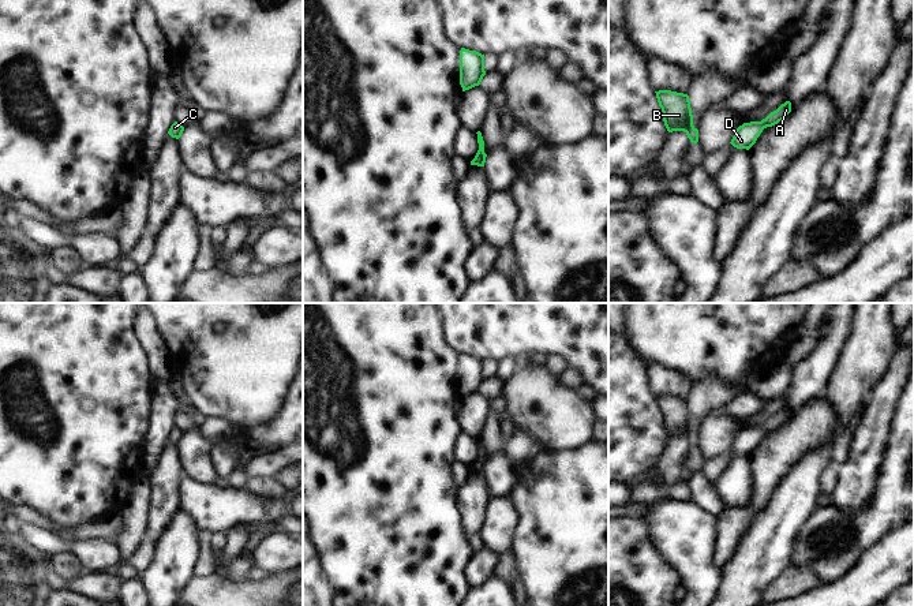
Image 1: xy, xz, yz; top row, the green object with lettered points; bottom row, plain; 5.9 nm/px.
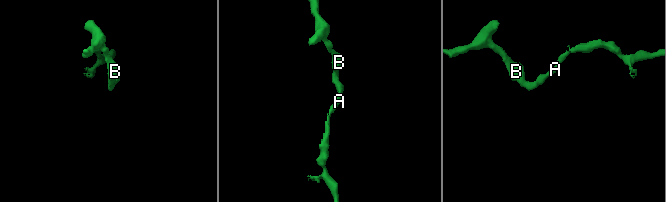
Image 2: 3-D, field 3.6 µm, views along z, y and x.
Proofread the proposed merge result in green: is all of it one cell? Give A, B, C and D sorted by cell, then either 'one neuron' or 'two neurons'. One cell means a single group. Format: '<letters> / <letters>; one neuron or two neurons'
A B C D; one neuron

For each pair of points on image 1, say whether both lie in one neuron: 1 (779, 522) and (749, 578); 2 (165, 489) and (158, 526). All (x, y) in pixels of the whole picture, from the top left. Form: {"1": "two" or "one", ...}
{"1": "one", "2": "one"}

